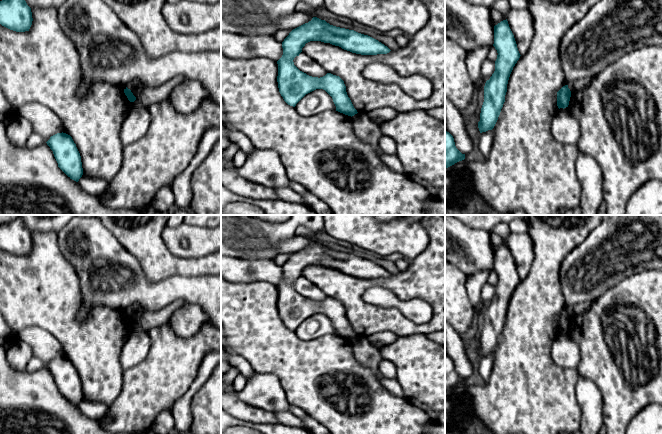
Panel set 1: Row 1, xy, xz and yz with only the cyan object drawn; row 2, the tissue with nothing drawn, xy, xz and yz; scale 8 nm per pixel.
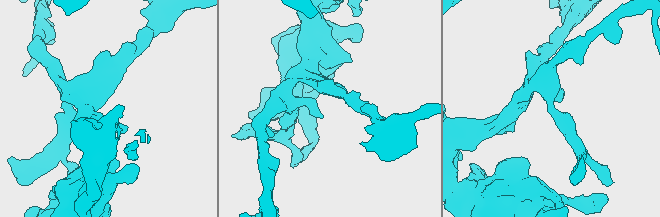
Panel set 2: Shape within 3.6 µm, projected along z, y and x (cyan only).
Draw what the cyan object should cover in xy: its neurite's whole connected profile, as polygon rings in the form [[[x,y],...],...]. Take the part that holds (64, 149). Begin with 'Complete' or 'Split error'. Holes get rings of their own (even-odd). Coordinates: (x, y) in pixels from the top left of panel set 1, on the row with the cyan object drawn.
Complete. [[[57,133],[46,142],[53,151],[58,167],[72,180],[78,182],[83,175],[80,153],[72,137]]]

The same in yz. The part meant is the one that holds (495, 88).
Complete. [[[507,19],[494,26],[493,46],[498,55],[495,71],[484,86],[484,102],[478,122],[480,133],[494,128],[505,102],[510,74],[521,56]]]

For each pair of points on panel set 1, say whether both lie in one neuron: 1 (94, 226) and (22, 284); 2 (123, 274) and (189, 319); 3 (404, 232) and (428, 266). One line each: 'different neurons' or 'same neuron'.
1: different neurons
2: different neurons
3: different neurons

